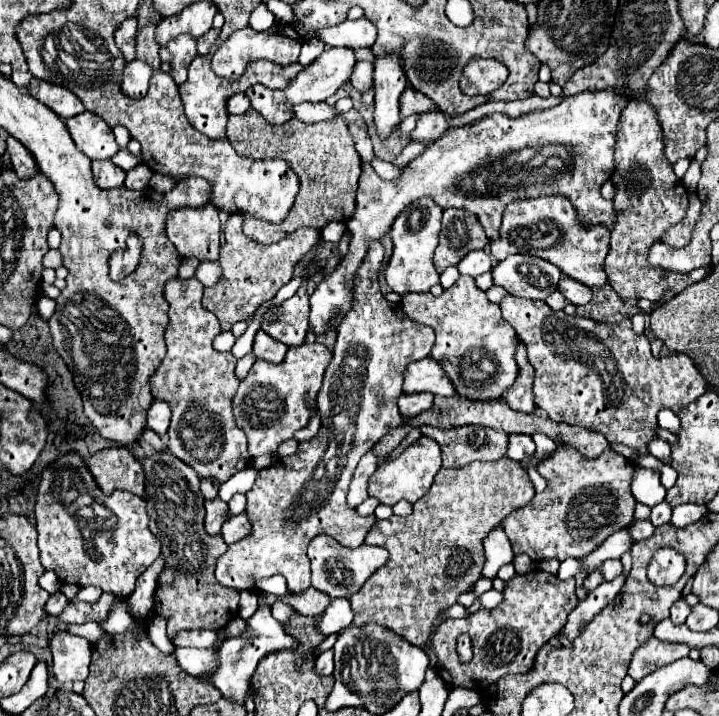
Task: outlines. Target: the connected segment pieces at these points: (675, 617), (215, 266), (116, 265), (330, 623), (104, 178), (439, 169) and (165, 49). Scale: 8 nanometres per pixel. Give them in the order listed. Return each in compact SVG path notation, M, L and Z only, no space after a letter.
M679 598L671 608L671 622L673 624L683 624L687 620L689 612L691 612L691 606L683 598Z
M201 262L195 278L203 282L203 286L213 286L221 280L221 264L219 262Z
M129 236L129 240L126 241L126 247L116 250L109 258L111 278L121 280L121 278L129 276L137 268L139 256L141 256L141 238Z
M335 598L331 600L329 608L323 612L321 622L319 622L319 630L329 636L335 634L339 630L343 630L343 626L353 624L353 610L347 598Z
M95 160L93 178L99 188L117 188L125 180L125 172L119 166L115 166L111 160Z
M607 88L607 90L595 90L595 92L581 92L577 96L563 98L557 106L541 112L529 112L521 118L509 118L505 114L493 114L485 116L469 126L449 128L443 138L429 144L423 154L413 158L409 166L405 166L403 174L397 180L381 180L375 170L365 164L359 188L357 188L357 204L353 216L345 222L347 230L351 232L351 244L345 258L339 262L335 272L327 274L323 282L317 284L309 298L311 314L309 314L309 330L315 336L327 334L333 326L333 320L337 316L345 316L353 308L353 292L355 292L355 274L369 250L369 242L381 240L385 234L389 234L395 218L415 200L429 196L433 198L443 210L445 208L461 208L467 212L473 212L479 222L485 228L487 238L495 240L499 238L501 218L503 210L509 202L517 198L537 198L537 196L549 196L549 194L561 194L569 198L577 210L577 220L581 220L583 226L605 226L607 230L613 230L615 226L615 208L613 202L605 200L601 196L601 186L607 182L615 170L613 162L613 146L615 146L615 128L621 116L621 110L631 100L629 88Z
M179 34L177 38L169 40L169 44L161 46L159 54L163 62L169 62L173 66L171 76L177 84L181 84L187 78L189 62L193 62L197 56L197 40L191 34Z

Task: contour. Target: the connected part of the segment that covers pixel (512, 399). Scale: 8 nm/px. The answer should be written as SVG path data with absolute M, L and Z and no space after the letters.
M523 342L517 344L515 360L517 360L517 366L519 366L519 374L515 378L515 384L501 398L505 400L505 404L509 408L531 414L535 410L535 396L533 396L535 370L533 370L533 366L527 360L527 348L525 348Z

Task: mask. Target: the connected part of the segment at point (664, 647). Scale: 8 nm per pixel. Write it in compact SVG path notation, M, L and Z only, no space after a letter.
M651 636L631 658L629 664L629 676L639 682L647 674L655 672L657 668L671 664L679 658L689 656L689 646L685 644L673 644L673 642L661 642L655 636Z

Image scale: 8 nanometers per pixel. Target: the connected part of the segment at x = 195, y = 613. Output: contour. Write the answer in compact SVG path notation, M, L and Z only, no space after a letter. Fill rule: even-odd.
M159 452L153 458L143 460L143 470L145 470L145 492L147 492L147 512L151 516L149 530L161 540L161 552L165 556L165 566L175 570L175 582L173 586L167 588L157 588L155 592L155 612L167 618L167 634L169 638L181 630L193 630L195 626L227 626L229 620L237 616L237 602L239 602L239 592L221 586L215 580L215 562L217 558L227 550L227 544L223 542L221 536L209 536L203 528L203 518L205 518L205 506L203 506L203 494L199 490L199 478L181 462L175 458L171 452Z

